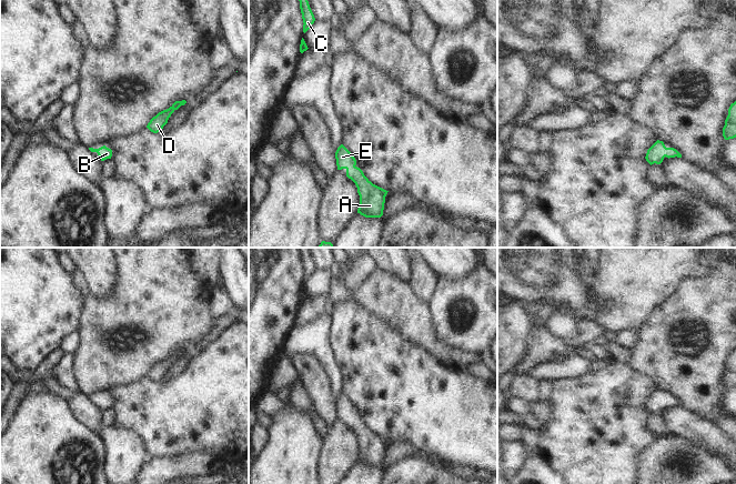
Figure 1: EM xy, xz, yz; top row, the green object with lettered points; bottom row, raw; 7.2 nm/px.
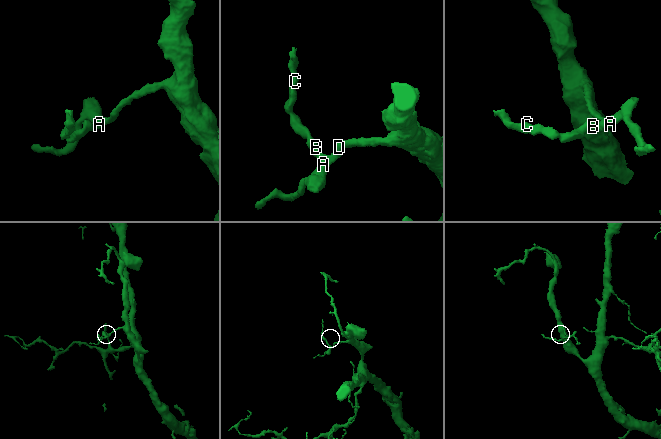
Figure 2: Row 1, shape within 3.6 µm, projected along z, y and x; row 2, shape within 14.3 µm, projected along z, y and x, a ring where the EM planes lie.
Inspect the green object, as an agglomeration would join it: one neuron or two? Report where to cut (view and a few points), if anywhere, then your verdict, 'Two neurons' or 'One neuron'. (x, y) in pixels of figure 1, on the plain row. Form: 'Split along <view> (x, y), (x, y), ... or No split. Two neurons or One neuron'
No split. One neuron.

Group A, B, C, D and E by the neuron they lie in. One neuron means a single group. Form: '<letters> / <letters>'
A B C D E

